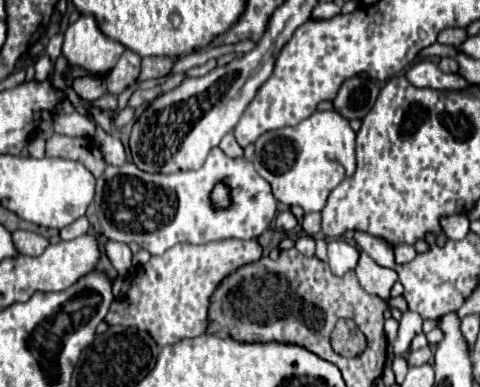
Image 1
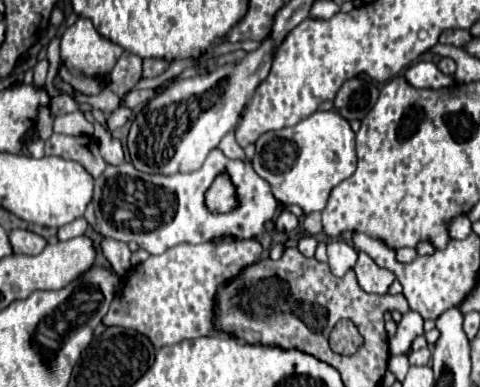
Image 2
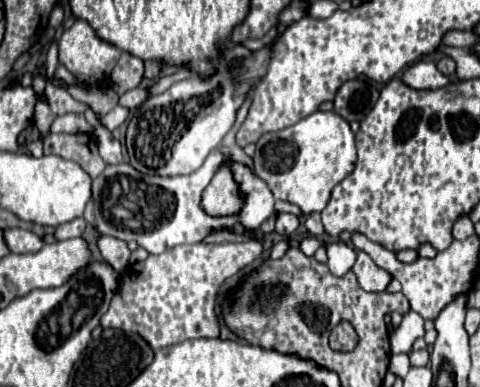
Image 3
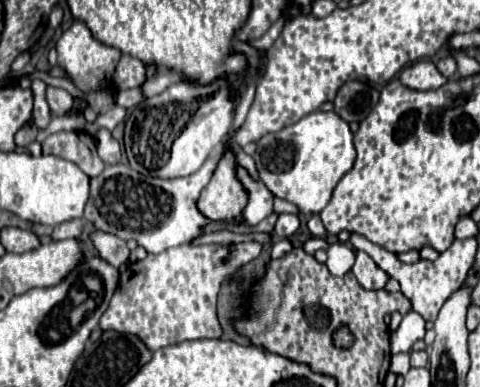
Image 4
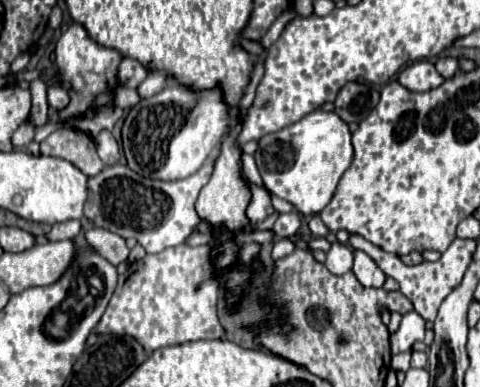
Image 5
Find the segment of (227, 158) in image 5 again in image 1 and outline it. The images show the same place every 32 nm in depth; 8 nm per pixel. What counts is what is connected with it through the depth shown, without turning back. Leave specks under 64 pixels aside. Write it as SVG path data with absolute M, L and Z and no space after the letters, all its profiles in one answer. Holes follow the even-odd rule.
M218 184L216 188L214 188L214 192L212 192L212 202L216 204L216 206L228 206L228 188L226 186L222 186L222 184Z

